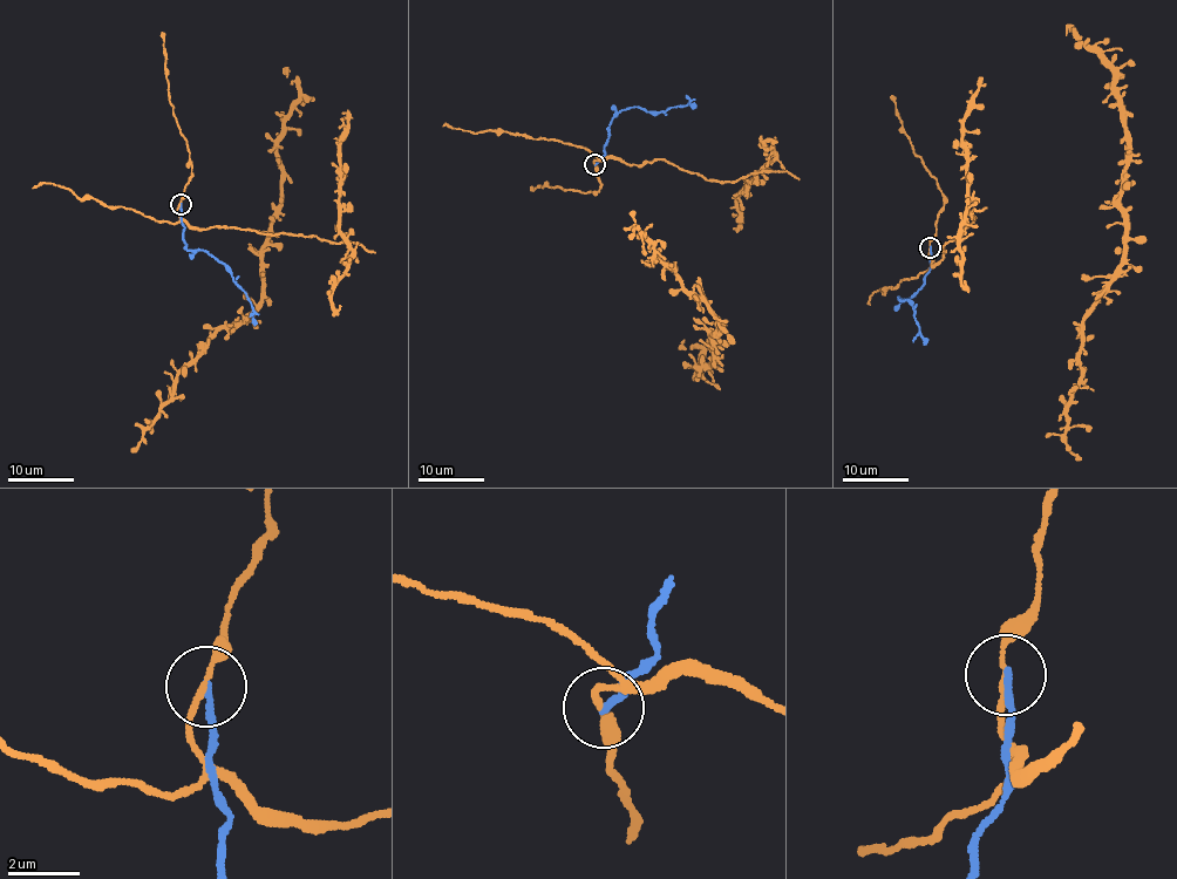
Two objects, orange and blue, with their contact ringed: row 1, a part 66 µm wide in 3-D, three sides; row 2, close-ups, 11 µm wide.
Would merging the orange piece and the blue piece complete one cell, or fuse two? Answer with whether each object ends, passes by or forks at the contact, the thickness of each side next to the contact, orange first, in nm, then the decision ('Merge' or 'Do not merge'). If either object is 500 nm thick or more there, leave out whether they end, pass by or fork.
At the ring orange passes by. At the ring blue ends. Thickness 140 nm (orange) against 200 nm. Do not merge

